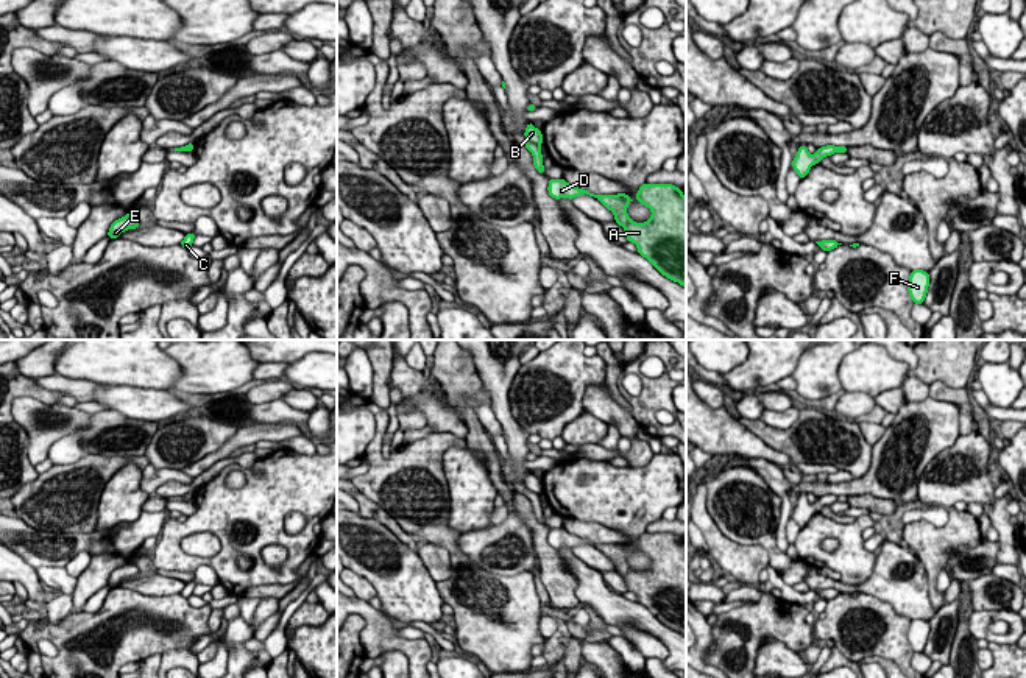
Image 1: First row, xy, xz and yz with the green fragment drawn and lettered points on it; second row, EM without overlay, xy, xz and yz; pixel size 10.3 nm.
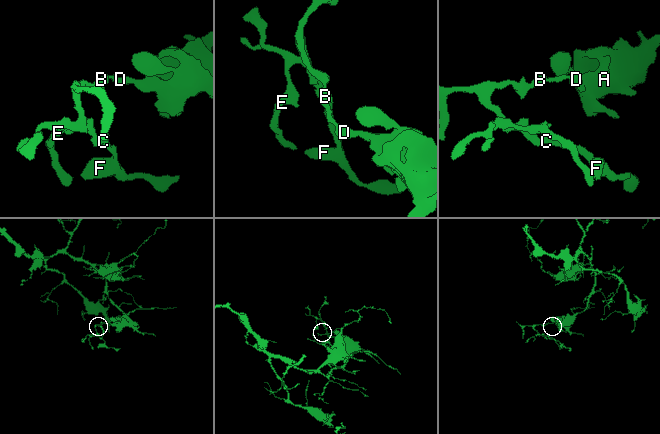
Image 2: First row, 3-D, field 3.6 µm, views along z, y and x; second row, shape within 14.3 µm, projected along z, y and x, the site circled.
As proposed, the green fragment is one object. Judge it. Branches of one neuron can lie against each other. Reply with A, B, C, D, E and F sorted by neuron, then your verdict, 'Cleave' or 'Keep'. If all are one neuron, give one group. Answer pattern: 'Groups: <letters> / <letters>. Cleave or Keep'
Groups: A D / B C E F. Cleave

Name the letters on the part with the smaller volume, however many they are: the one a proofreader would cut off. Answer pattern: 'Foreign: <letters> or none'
Foreign: B, C, E, F

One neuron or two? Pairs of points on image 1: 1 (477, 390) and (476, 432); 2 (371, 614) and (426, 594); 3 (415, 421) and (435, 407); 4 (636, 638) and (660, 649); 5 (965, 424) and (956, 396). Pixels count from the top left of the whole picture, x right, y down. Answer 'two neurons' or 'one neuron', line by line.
1: one neuron
2: two neurons
3: two neurons
4: one neuron
5: one neuron

